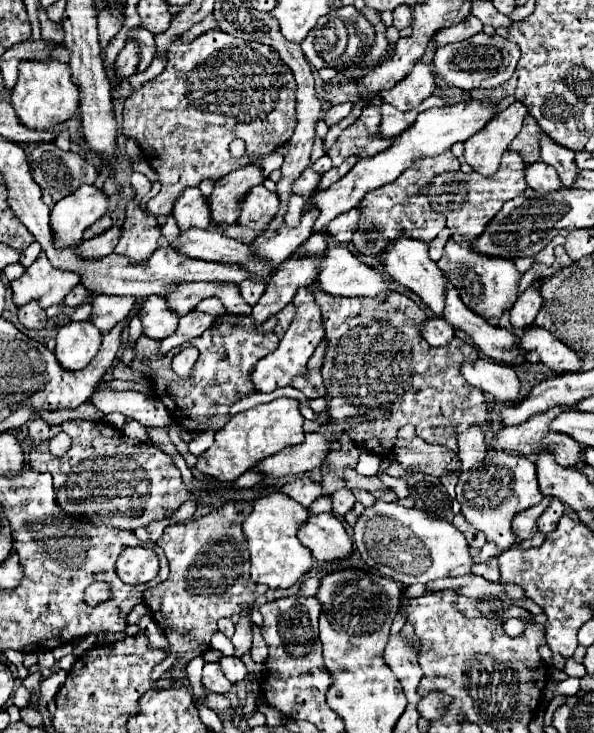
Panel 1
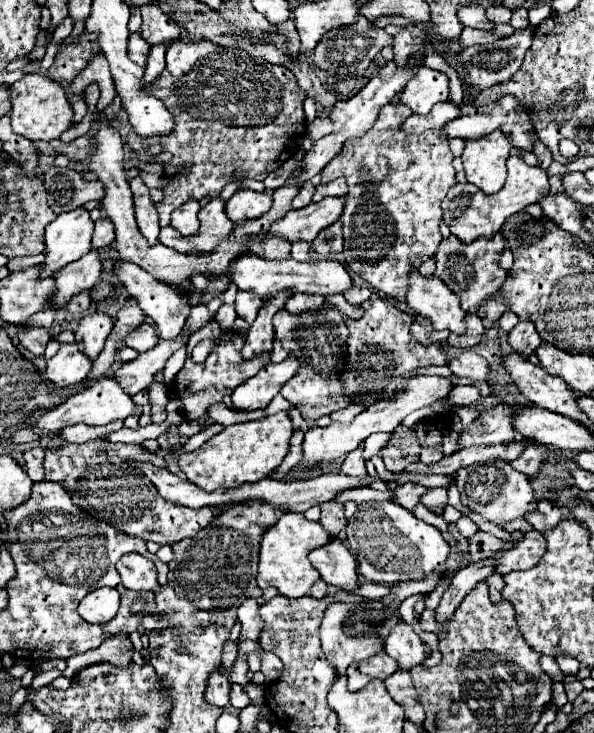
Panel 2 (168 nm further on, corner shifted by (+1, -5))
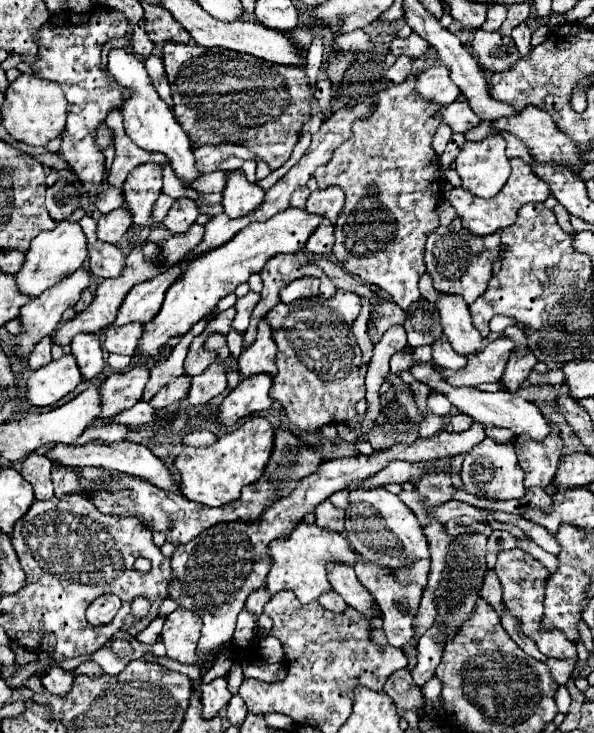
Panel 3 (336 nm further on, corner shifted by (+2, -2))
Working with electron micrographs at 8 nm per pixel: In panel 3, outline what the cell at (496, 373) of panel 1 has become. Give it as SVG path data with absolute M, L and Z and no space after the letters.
M444 334L432 344L432 360L440 368L448 368L448 370L460 370L468 362L466 356L458 356L452 350L452 346L450 346L450 342L448 342L448 338Z

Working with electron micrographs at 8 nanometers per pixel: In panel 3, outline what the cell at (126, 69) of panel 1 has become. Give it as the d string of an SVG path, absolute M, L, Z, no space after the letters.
M140 20L138 24L134 24L134 34L132 34L132 46L134 52L140 56L150 56L154 52L154 42L146 36L144 30L144 20Z

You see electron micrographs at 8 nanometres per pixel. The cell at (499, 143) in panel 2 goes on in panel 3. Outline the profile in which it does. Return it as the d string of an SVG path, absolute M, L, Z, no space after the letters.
M500 134L480 142L466 142L456 158L462 188L480 198L496 196L510 176L510 160L504 150L506 142Z

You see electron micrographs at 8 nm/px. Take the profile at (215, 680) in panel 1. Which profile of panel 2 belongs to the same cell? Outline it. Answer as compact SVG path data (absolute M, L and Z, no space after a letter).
M211 673L207 679L205 701L215 707L225 707L229 703L229 687L231 683L221 673Z

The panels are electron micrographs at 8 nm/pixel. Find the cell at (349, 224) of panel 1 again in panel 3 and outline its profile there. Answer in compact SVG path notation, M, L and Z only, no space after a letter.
M322 220L322 224L308 238L306 250L310 254L330 254L332 246L334 246L334 226L328 220Z

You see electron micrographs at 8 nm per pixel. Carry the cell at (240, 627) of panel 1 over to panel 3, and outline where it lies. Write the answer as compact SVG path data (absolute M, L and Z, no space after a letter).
M262 586L262 588L258 588L258 590L254 590L254 592L250 594L250 598L246 600L246 608L252 610L256 616L260 616L264 604L266 604L270 598L272 598L272 594L266 590L266 586Z

